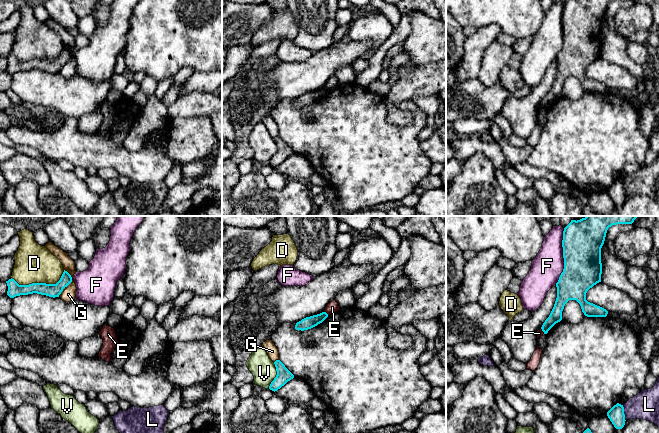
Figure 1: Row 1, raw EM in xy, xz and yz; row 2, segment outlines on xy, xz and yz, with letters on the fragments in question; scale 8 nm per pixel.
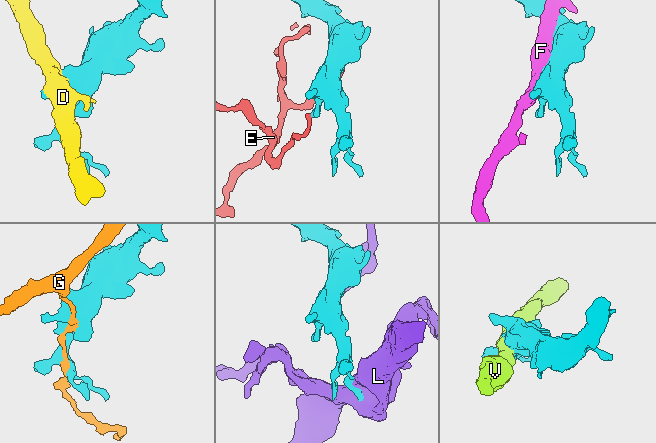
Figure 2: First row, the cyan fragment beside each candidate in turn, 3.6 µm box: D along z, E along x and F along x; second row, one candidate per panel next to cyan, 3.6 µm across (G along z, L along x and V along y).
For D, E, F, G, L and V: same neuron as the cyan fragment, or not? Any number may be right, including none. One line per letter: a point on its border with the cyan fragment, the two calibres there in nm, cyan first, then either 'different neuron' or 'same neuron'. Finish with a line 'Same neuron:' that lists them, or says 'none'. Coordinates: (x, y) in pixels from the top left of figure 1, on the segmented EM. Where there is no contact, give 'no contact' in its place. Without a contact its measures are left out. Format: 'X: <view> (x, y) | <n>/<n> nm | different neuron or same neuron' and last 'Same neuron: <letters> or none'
D: xy (39, 283) | 110/300 nm | different neuron
E: xz (325, 312) | 100/90 nm | different neuron
F: yz (563, 256) | 320/240 nm | different neuron
G: xy (69, 283) | 110/120 nm | different neuron
L: yz (623, 413) | 130/220 nm | different neuron
V: xz (276, 375) | 110/190 nm | different neuron
Same neuron: none

